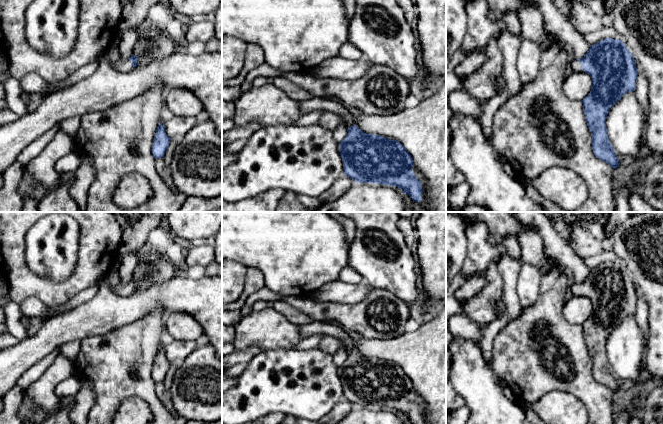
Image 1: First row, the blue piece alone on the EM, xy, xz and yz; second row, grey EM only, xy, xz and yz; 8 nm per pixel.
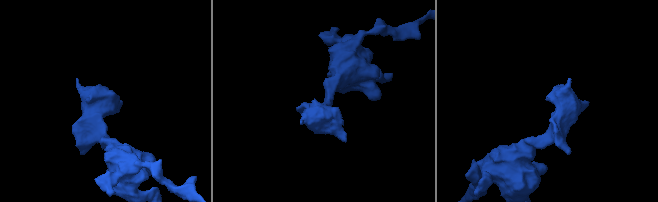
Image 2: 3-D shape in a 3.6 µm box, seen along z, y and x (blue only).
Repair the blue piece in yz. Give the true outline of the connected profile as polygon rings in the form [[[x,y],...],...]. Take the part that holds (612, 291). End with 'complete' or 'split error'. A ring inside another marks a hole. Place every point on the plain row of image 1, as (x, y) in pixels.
[[[605,262],[591,269],[583,282],[573,283],[569,286],[569,295],[585,296],[592,302],[592,313],[582,324],[587,350],[592,358],[592,374],[597,382],[608,387],[613,393],[616,393],[620,385],[617,383],[609,365],[606,342],[610,332],[625,317],[635,315],[638,299],[635,283],[620,263]]]; split error

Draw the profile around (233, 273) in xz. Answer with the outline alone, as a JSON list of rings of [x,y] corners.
[[[222,259],[222,305],[240,297],[247,274],[246,266],[235,261]]]

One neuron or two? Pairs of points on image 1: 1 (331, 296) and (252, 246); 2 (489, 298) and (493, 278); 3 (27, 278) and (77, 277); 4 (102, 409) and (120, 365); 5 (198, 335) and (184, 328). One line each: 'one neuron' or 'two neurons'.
1: two neurons
2: one neuron
3: one neuron
4: one neuron
5: one neuron

